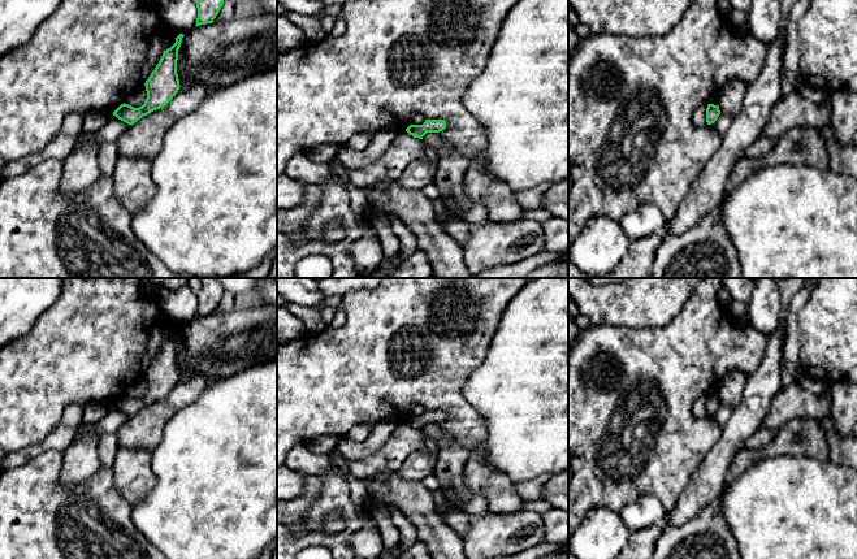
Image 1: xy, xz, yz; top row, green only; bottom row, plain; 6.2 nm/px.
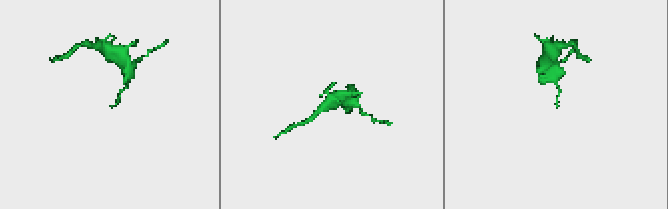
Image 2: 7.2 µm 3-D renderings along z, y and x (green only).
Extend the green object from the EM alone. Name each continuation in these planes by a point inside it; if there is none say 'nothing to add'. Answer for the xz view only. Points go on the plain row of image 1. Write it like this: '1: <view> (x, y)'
nothing to add

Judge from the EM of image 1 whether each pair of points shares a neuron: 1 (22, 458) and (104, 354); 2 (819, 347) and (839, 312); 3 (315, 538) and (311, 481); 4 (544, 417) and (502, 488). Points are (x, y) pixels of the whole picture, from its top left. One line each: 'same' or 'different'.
1: different
2: same
3: different
4: different

